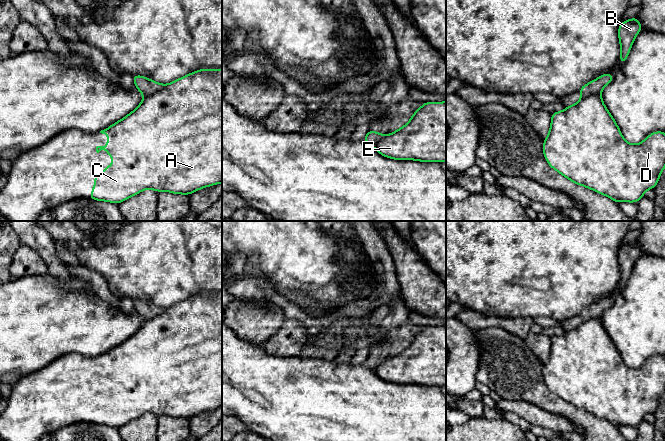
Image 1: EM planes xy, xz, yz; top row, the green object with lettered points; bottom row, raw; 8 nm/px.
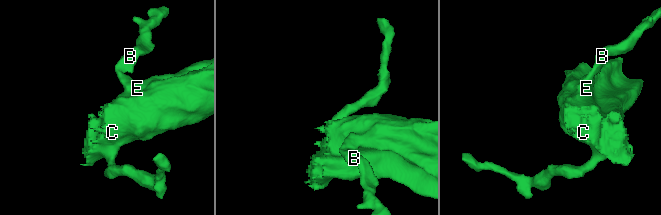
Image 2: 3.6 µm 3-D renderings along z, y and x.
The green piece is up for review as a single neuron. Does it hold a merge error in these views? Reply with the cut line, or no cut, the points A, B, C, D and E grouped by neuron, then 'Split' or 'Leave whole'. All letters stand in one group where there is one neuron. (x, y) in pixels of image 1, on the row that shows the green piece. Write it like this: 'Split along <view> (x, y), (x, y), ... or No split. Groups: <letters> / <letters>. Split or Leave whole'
Split along xy (165, 85), (145, 97). Groups: A C D E / B. Split

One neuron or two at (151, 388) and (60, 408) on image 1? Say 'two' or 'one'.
one

